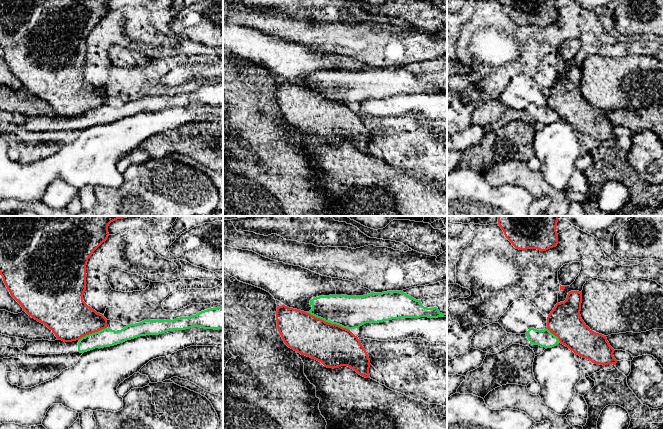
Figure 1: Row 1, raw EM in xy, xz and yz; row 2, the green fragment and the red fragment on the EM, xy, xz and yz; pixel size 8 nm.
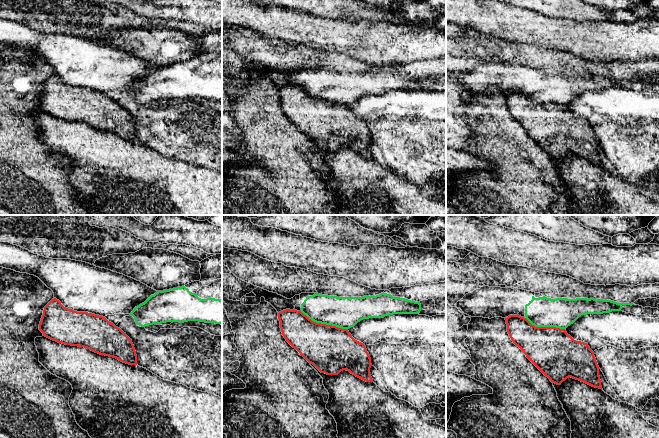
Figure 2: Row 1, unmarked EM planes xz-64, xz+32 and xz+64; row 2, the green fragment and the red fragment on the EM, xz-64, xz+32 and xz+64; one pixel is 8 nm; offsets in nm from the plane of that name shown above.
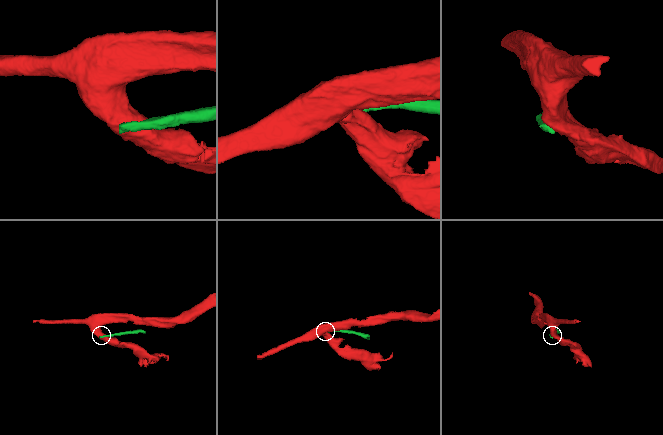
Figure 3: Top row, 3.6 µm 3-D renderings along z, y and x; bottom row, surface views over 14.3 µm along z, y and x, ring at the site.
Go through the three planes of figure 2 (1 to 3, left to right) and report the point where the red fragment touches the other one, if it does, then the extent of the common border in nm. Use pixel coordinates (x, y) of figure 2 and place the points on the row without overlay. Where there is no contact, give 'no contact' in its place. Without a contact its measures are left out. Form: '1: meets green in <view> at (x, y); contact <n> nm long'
1: no contact
2: meets green in xz+32 at (323, 99); contact 400 nm long
3: meets green in xz+64 at (545, 102); contact 340 nm long

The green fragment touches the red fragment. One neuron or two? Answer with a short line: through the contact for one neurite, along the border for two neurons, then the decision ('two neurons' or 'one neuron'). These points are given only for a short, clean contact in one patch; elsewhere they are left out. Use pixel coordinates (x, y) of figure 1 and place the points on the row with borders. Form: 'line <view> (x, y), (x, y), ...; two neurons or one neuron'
line xz (306, 312), (347, 329); two neurons

